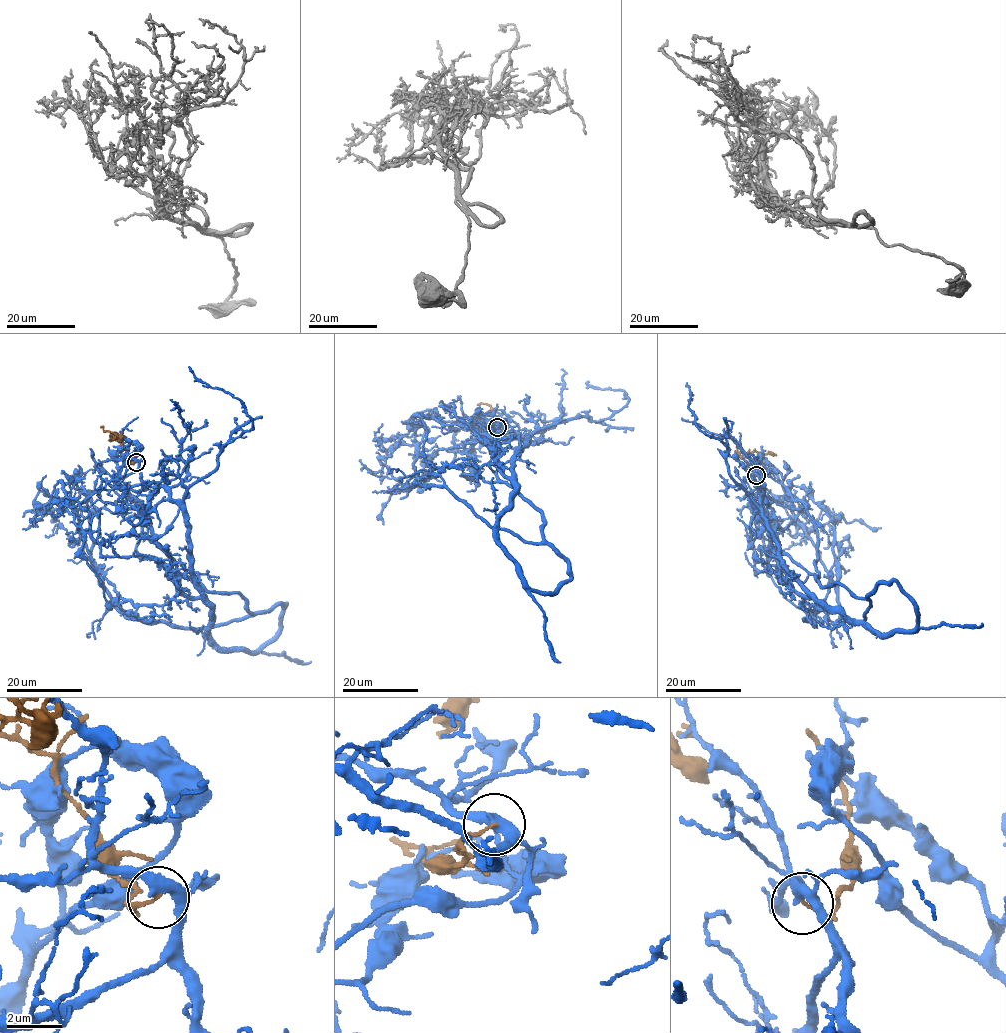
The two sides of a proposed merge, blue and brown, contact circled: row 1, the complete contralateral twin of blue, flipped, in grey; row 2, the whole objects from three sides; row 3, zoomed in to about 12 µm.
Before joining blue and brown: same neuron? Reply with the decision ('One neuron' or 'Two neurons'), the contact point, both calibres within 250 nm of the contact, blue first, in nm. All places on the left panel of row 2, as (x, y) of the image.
Two neurons. Place: (136, 462). Thickness 340 nm (blue) against 90 nm

